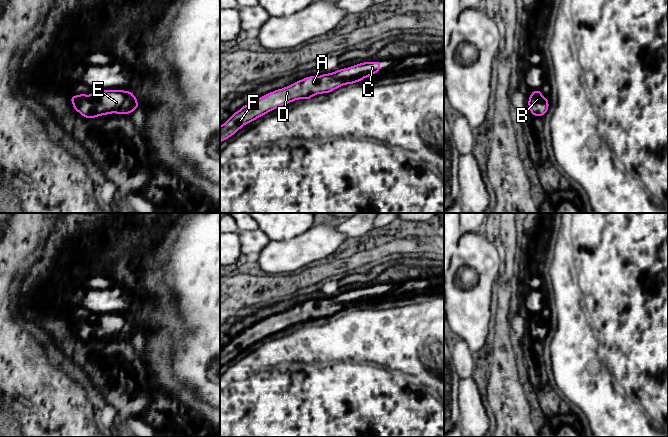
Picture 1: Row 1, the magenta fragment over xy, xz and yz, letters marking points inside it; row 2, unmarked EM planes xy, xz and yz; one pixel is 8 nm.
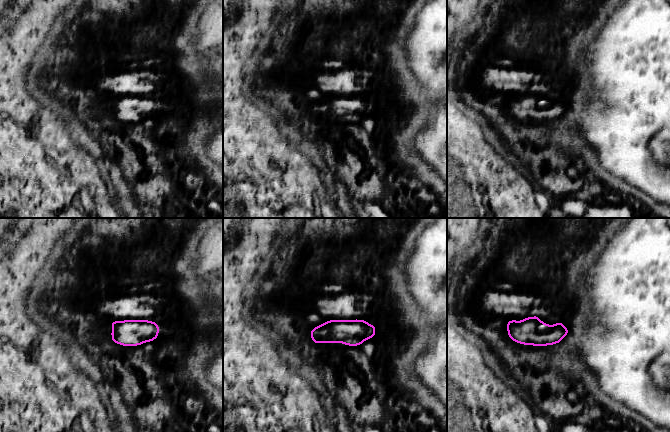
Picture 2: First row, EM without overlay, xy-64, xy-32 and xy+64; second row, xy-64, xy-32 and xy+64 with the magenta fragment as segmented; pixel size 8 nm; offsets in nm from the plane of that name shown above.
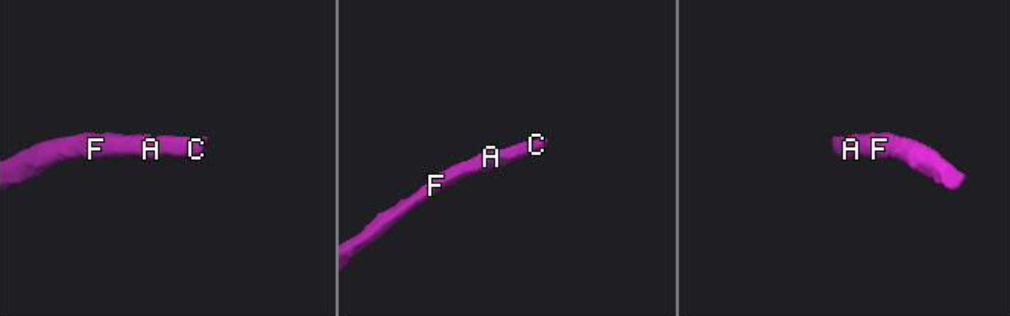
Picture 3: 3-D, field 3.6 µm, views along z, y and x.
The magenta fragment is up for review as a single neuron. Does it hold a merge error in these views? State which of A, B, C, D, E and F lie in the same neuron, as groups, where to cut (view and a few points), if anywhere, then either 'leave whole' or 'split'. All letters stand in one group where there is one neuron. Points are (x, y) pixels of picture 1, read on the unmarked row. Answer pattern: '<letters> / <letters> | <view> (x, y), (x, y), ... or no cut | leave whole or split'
A B C D E F | no cut | leave whole

